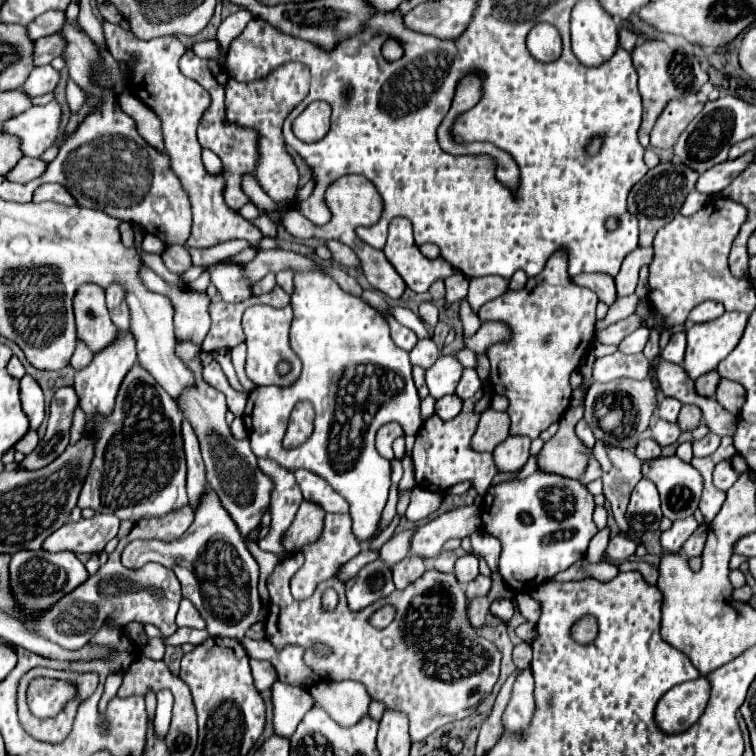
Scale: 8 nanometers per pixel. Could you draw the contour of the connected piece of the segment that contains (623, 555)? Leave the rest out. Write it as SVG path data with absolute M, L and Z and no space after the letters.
M620 534L620 536L610 538L608 548L606 548L606 556L608 556L608 558L612 558L612 560L622 562L622 560L628 560L630 556L634 556L636 548L638 548L638 542L636 542L636 540L626 538L626 536L622 536L622 534Z

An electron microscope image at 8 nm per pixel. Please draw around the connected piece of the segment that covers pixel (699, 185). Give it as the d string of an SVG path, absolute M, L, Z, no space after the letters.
M748 152L736 160L726 160L724 164L718 164L716 168L706 170L704 174L700 174L696 182L696 190L704 194L720 194L734 180L734 176L738 176L748 166L752 158L754 154Z

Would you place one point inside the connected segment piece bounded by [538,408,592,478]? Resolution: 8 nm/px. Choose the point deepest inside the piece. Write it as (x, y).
(564, 454)

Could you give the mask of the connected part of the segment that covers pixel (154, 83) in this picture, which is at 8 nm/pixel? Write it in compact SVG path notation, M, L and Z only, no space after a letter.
M104 22L102 26L104 26L108 50L116 60L128 60L134 54L138 56L134 74L130 78L132 82L138 82L136 86L138 98L160 116L162 132L164 132L164 146L172 158L172 170L180 178L192 202L192 232L190 232L186 246L210 248L210 246L216 246L220 242L234 240L234 238L244 238L244 240L250 240L252 244L258 244L258 240L262 238L260 228L226 206L224 174L218 174L218 176L208 174L202 164L202 158L200 158L202 148L196 140L196 128L200 126L200 116L206 112L210 104L210 96L198 82L186 78L180 72L178 60L186 52L184 44L176 36L152 38L144 42L136 38L132 32L122 30L118 24Z

